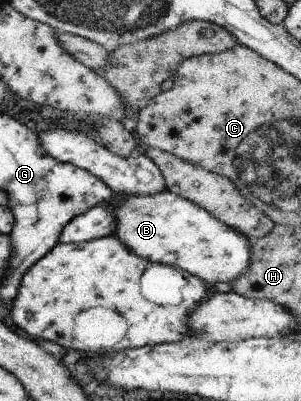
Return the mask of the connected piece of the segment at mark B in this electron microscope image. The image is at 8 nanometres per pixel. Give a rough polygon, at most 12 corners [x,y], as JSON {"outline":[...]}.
{"outline":[[169,190],[112,197],[112,235],[207,286],[236,280],[251,243]]}

